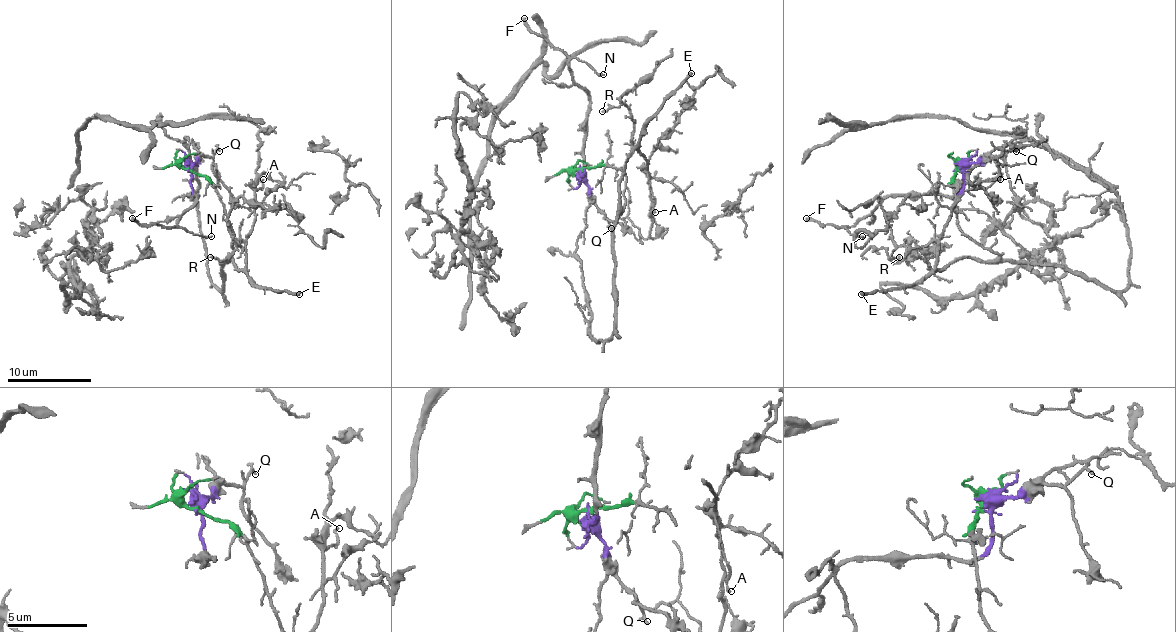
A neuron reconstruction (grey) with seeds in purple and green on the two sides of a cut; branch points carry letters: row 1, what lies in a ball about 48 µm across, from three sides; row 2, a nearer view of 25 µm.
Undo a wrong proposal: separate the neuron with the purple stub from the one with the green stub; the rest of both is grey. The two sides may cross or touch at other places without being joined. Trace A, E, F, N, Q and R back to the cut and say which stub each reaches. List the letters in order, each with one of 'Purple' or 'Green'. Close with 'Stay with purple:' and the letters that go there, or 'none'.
A: Green
E: Green
F: Purple
N: Purple
Q: Purple
R: Green
Stay with purple: F, N, Q

